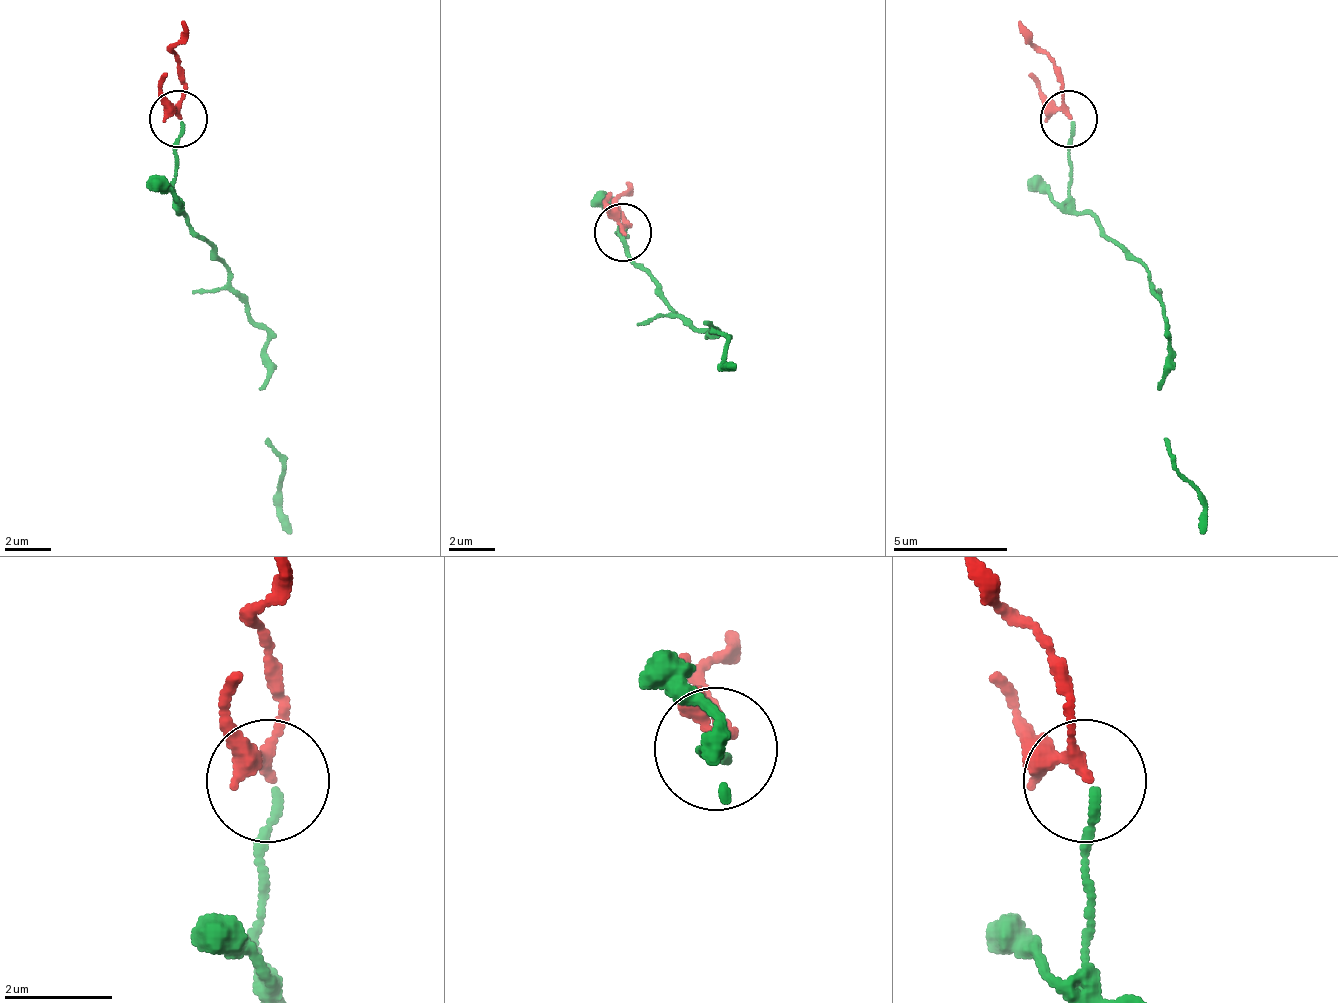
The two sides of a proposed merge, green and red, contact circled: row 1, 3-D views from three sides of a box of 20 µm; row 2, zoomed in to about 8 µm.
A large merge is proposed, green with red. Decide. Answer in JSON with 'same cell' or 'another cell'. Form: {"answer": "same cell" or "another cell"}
{"answer": "same cell"}

